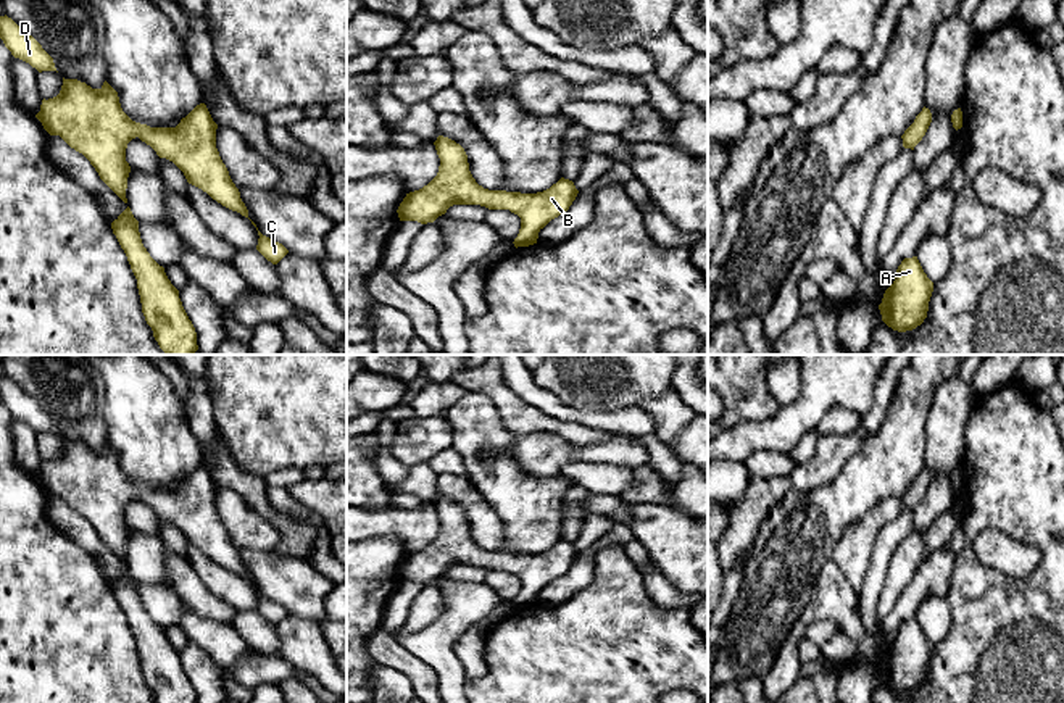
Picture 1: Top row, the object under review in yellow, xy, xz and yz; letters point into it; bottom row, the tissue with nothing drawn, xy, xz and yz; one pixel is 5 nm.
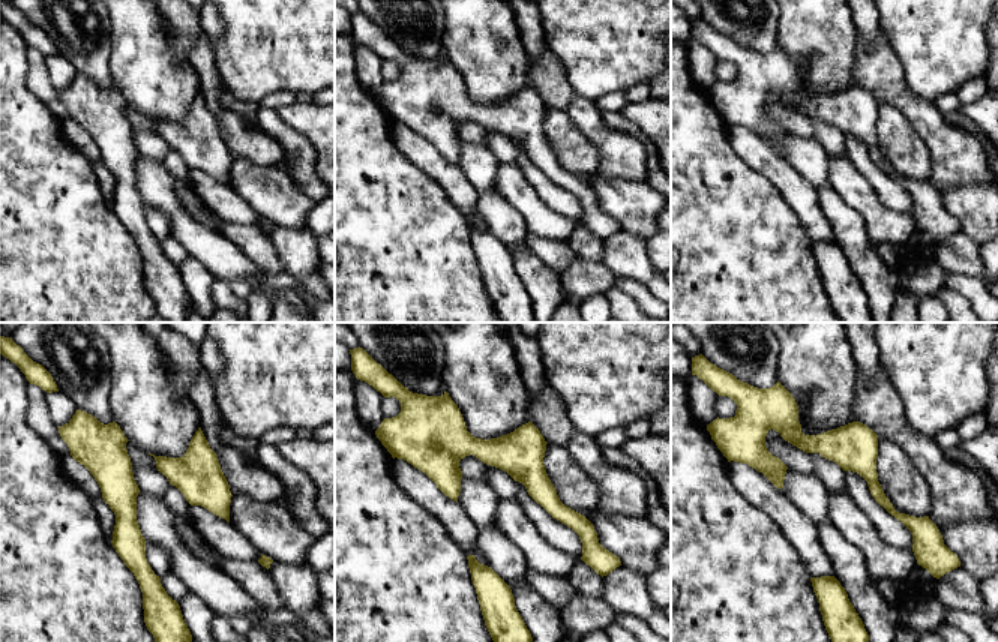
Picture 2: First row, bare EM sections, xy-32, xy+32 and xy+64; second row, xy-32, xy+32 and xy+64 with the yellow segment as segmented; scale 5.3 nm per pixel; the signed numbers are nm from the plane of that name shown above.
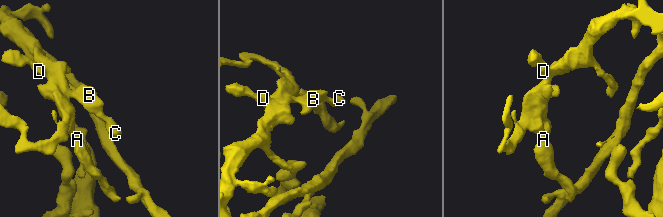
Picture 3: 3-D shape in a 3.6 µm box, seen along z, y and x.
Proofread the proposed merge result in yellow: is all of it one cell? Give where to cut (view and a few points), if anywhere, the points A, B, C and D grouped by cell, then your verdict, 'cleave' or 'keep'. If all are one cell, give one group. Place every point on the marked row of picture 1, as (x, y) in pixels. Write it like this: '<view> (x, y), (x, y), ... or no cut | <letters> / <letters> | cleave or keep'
no cut | A B C D | keep

